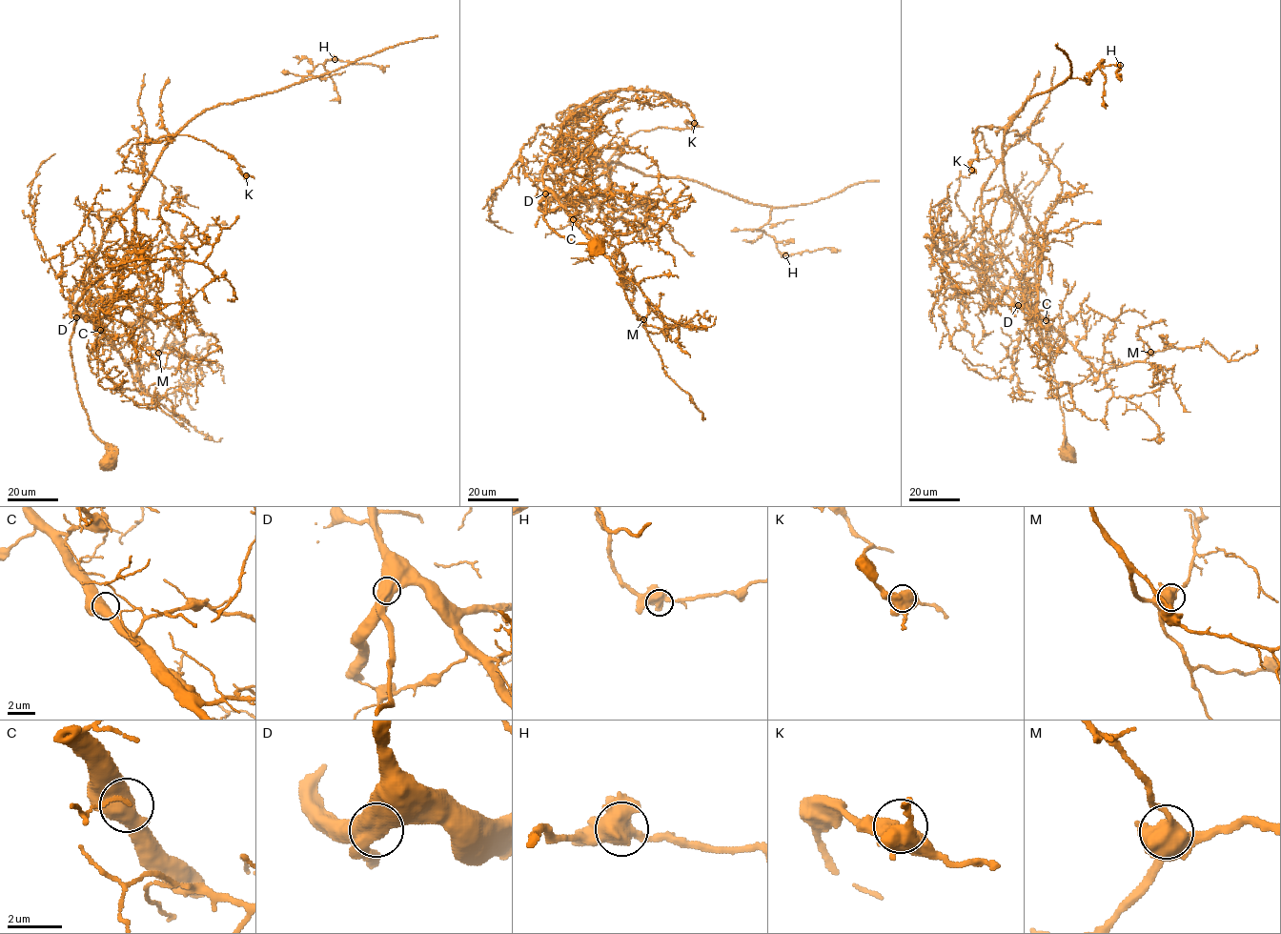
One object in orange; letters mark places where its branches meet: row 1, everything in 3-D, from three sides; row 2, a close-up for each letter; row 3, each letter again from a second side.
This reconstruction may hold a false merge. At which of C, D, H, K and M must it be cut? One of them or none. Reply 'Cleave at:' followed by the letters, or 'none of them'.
Cleave at: none of them

